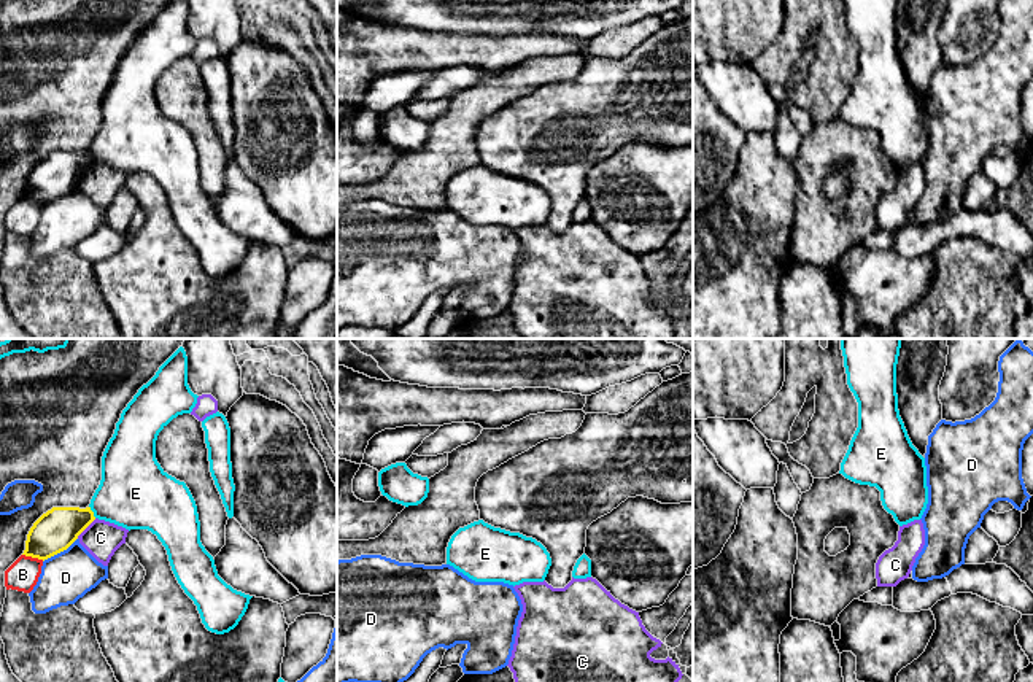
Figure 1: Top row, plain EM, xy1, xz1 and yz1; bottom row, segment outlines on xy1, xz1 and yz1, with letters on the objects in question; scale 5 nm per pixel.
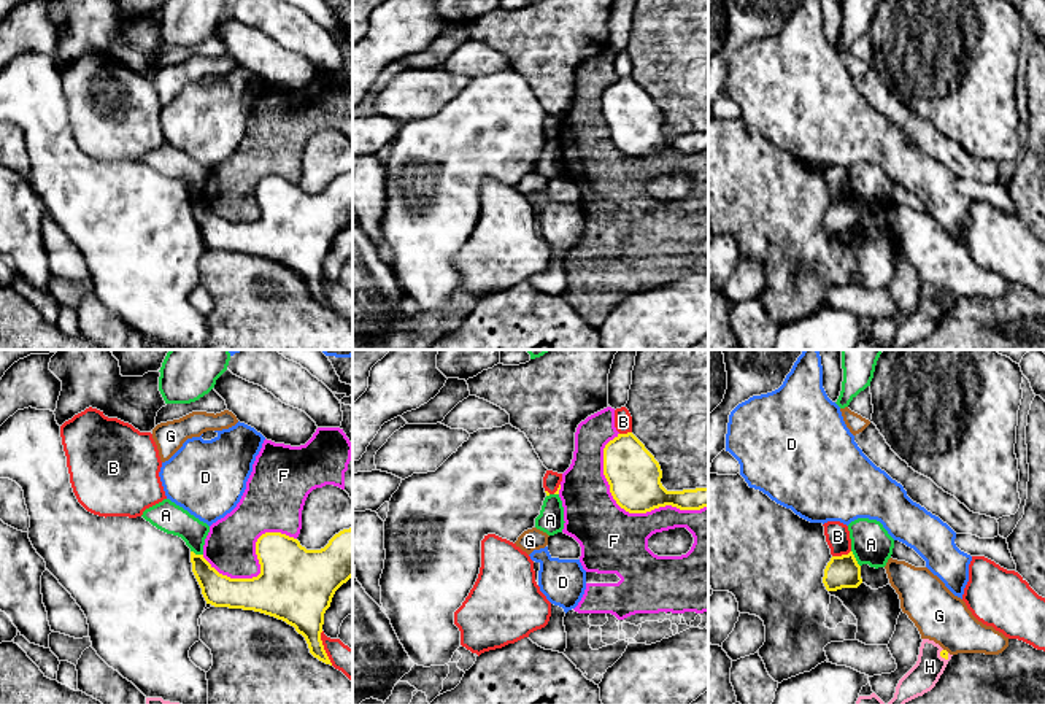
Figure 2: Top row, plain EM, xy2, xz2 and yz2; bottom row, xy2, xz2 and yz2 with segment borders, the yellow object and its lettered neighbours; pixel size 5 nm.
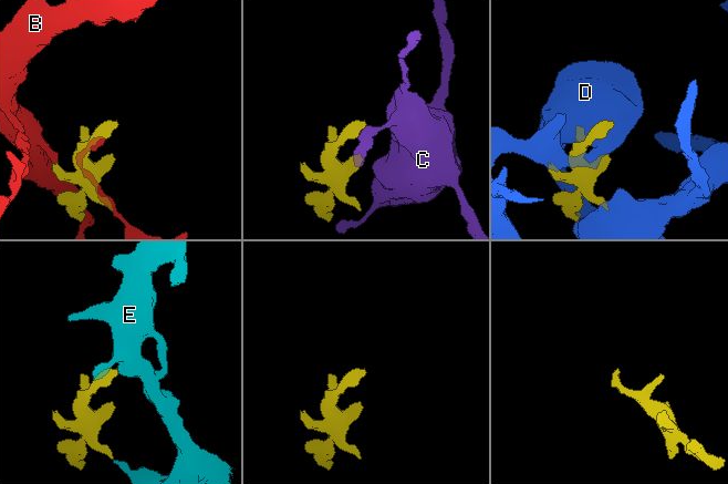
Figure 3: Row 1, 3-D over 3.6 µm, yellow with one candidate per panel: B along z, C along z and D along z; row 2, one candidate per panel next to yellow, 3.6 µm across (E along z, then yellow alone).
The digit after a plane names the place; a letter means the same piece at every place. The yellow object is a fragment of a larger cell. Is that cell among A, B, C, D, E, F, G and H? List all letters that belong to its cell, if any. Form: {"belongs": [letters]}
{"belongs": ["E"]}

